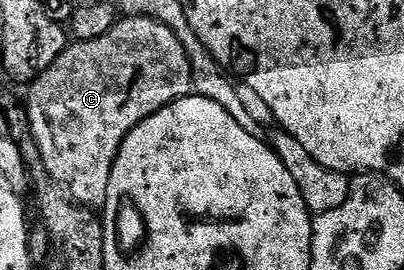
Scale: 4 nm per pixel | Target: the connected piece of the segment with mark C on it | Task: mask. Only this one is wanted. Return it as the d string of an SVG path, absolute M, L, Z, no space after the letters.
M124 16L117 21L113 30L106 32L106 36L98 36L98 40L90 40L89 42L73 41L68 49L60 53L58 60L54 60L54 64L50 64L50 68L46 68L46 72L42 72L39 78L31 83L30 89L32 89L32 91L28 94L26 113L30 123L32 137L35 138L38 148L40 149L42 160L46 164L46 172L50 172L52 178L63 180L66 183L67 193L79 206L100 208L108 201L110 172L114 168L114 160L118 156L118 152L122 148L126 136L135 126L142 120L146 120L154 112L166 108L172 102L177 102L180 98L189 97L189 95L193 93L192 69L190 68L188 54L182 48L178 36L174 36L174 32L169 26L153 18Z

